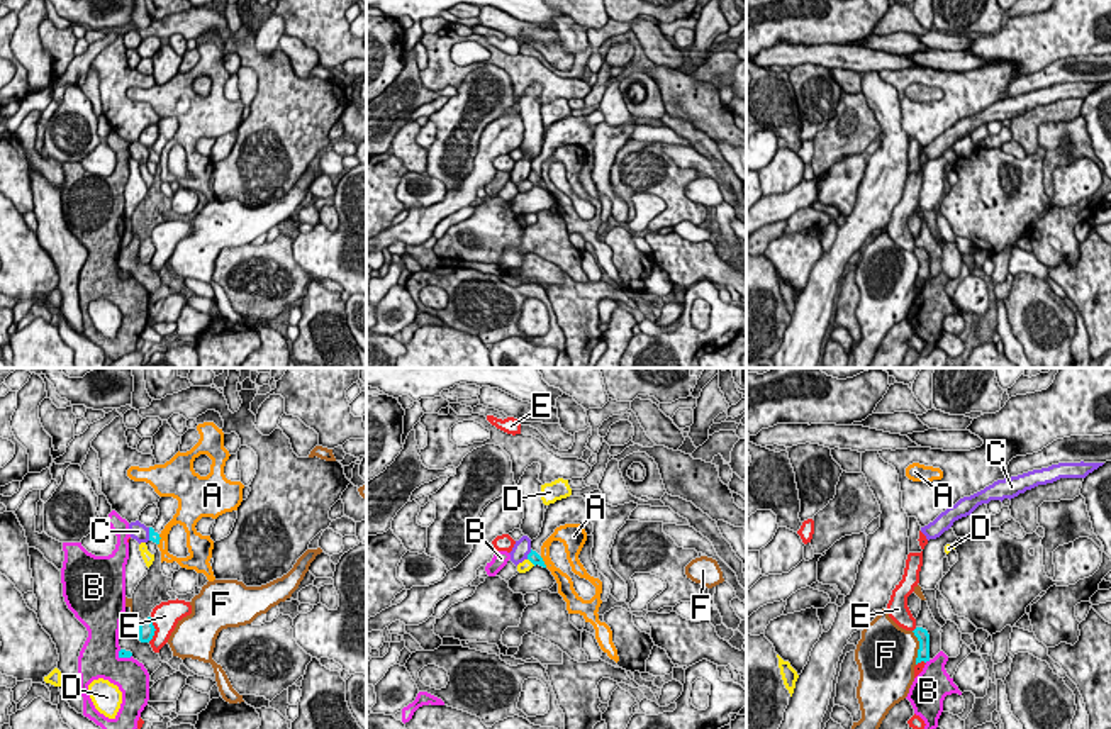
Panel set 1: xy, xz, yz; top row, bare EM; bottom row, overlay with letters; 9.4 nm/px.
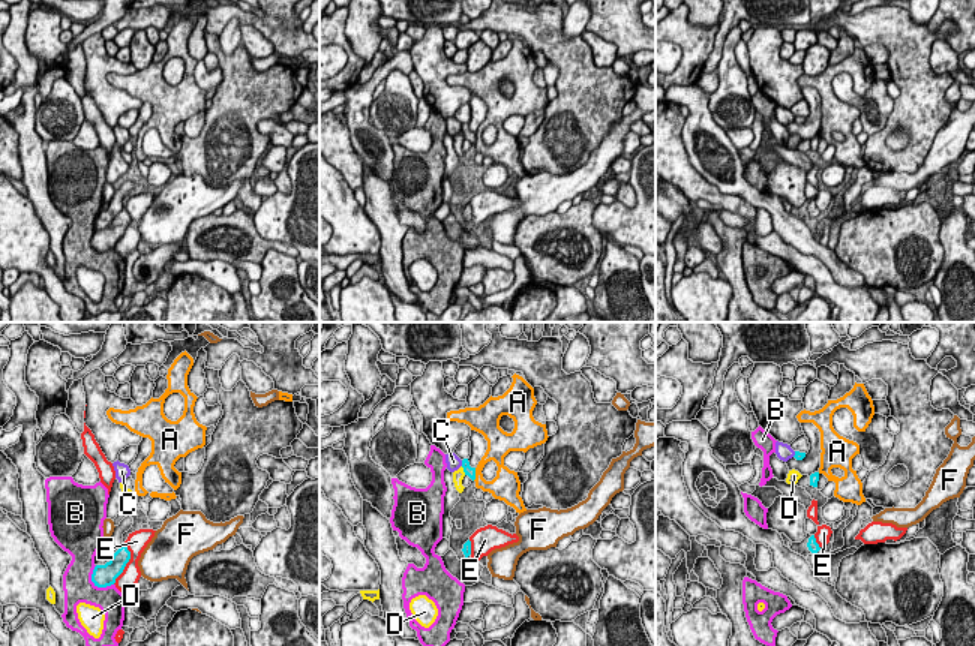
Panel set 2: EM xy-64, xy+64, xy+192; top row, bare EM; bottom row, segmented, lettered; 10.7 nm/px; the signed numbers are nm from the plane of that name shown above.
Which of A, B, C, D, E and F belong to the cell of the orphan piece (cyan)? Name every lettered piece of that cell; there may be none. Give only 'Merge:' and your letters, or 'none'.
Merge: D

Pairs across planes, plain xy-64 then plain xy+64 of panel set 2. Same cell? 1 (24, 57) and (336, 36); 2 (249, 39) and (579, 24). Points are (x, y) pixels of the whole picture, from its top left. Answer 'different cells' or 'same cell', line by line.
1: different cells
2: different cells

